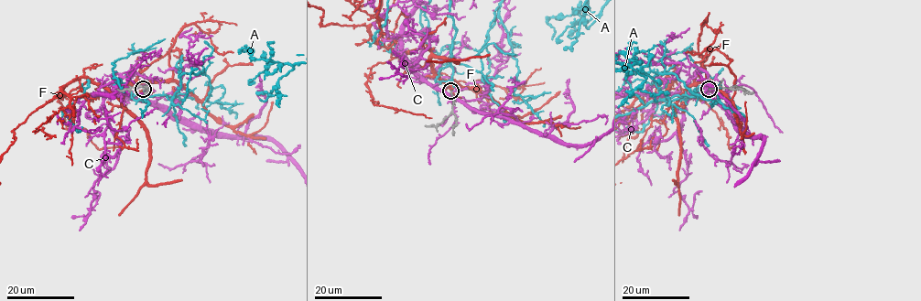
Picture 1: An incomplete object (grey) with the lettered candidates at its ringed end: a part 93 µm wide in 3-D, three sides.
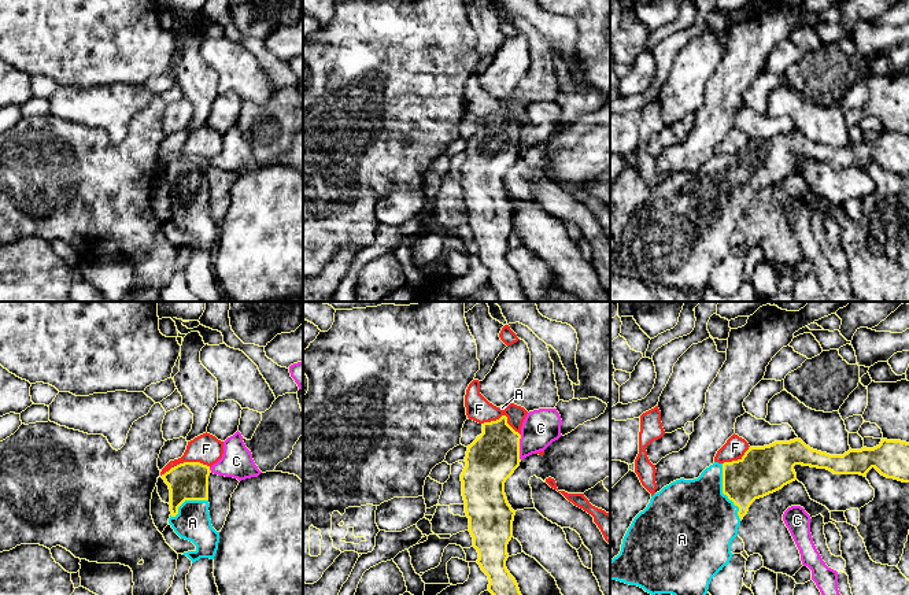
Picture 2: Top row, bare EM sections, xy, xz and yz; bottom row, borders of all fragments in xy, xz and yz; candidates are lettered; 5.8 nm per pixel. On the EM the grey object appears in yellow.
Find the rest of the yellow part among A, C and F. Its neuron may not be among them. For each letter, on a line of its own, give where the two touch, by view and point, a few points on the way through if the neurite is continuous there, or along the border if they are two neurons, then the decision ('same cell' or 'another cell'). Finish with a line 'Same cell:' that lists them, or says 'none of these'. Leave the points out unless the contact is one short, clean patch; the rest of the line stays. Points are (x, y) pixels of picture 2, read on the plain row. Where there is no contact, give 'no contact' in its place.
A: contact yz (723, 185); way yz (760, 165), (723, 185), (693, 215); same cell
C: contact xz (518, 140); border xz (521, 128), (520, 152); another cell
F: contact xy (185, 155); border xy (210, 159), (202, 155), (180, 155), (161, 167); another cell
Same cell: A

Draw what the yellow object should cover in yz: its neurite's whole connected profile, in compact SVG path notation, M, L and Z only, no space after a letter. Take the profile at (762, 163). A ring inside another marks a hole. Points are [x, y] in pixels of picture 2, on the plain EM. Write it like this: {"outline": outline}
{"outline": "M801 132L775 134L764 140L749 140L744 148L732 155L714 155L698 171L676 173L654 186L647 200L640 204L628 221L621 244L610 254L610 273L638 278L646 285L672 287L676 291L701 293L709 282L712 271L727 259L732 251L731 236L738 229L740 214L750 197L760 191L781 182L797 173L795 158L827 162L834 167L860 167L875 160L882 169L909 175L909 136L882 132L873 141L849 143L843 148L829 148L806 138Z"}

